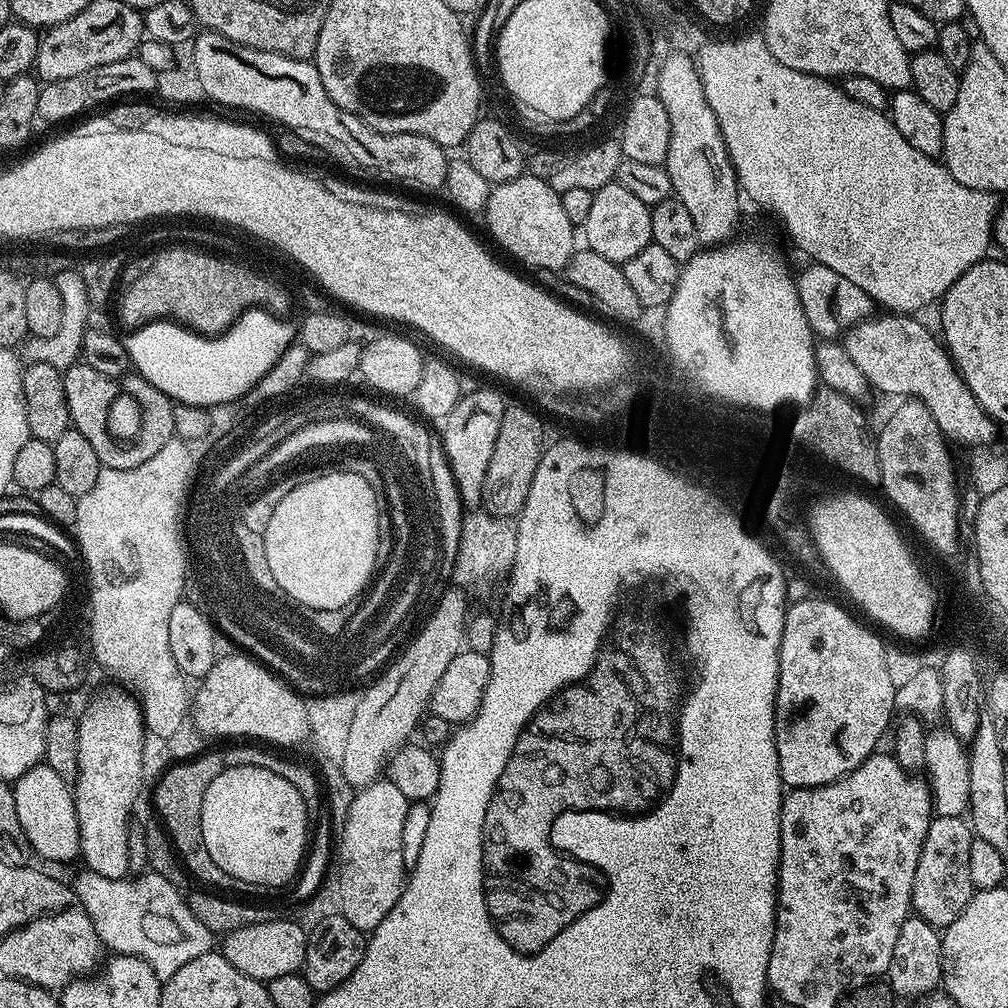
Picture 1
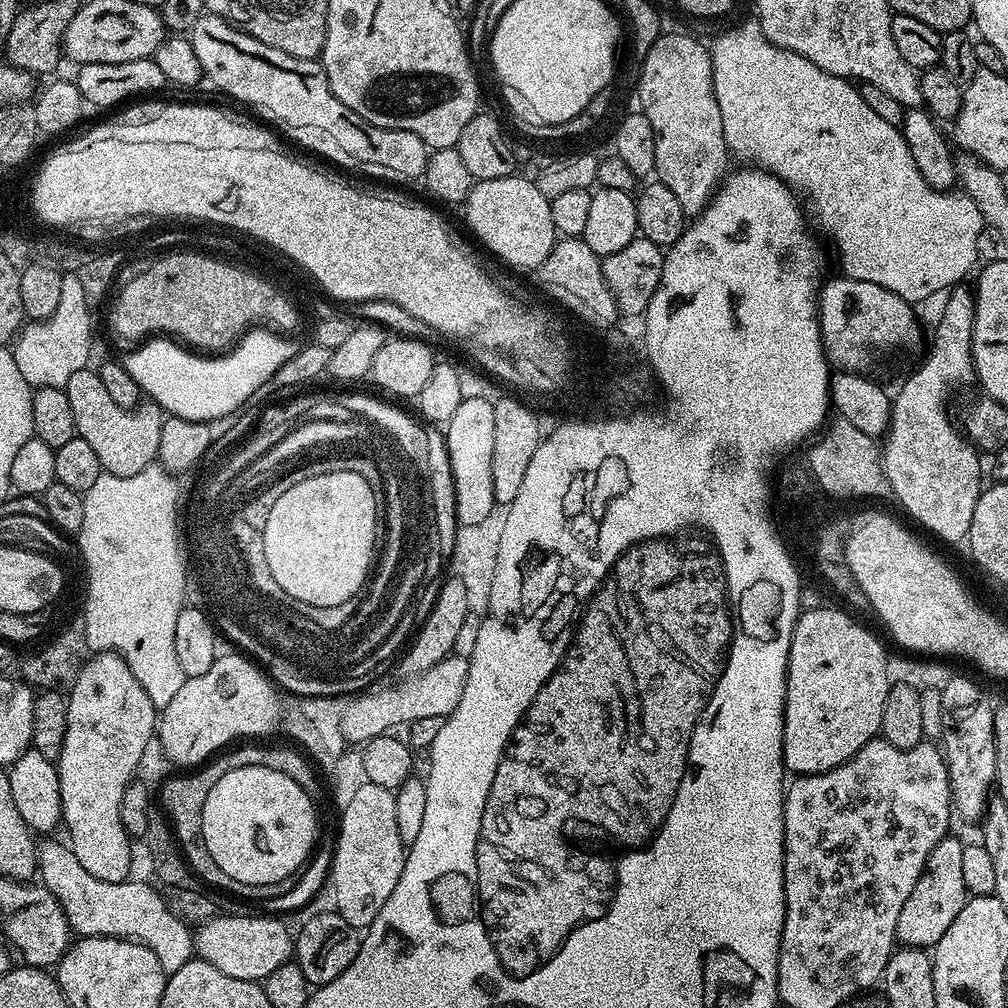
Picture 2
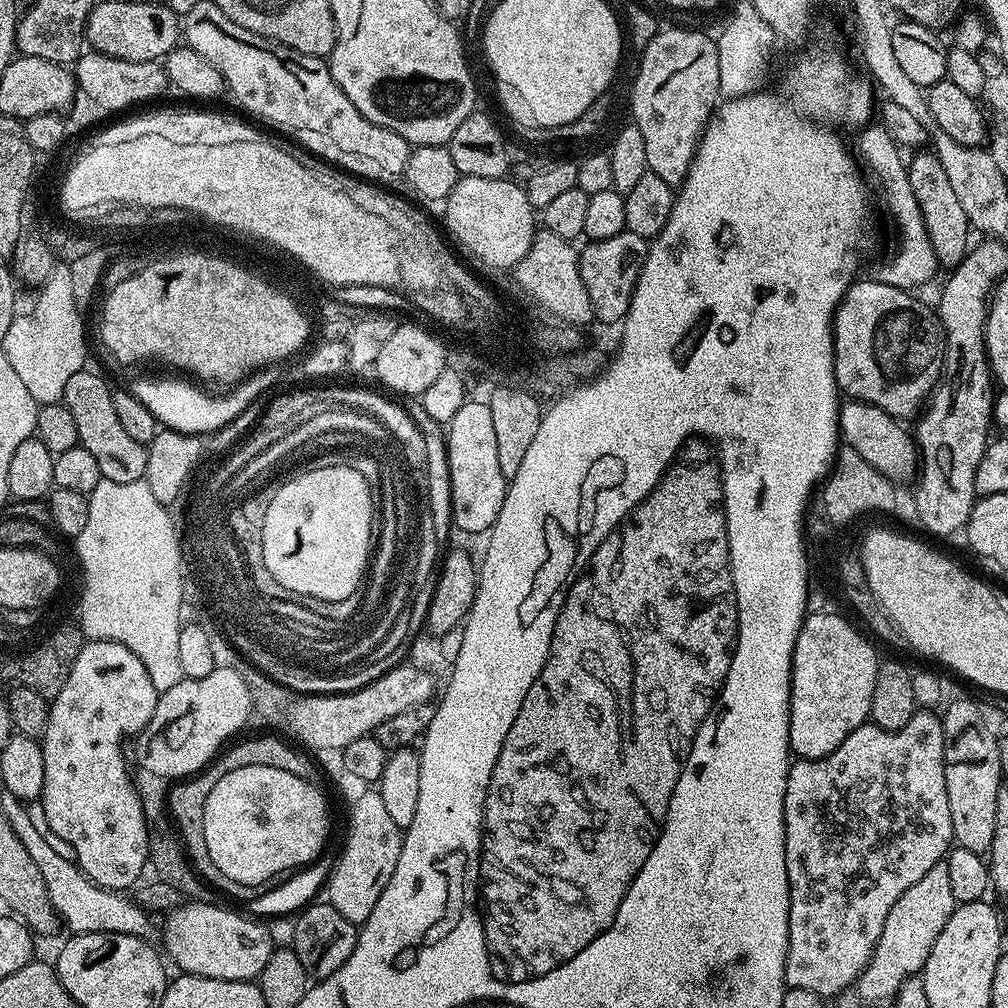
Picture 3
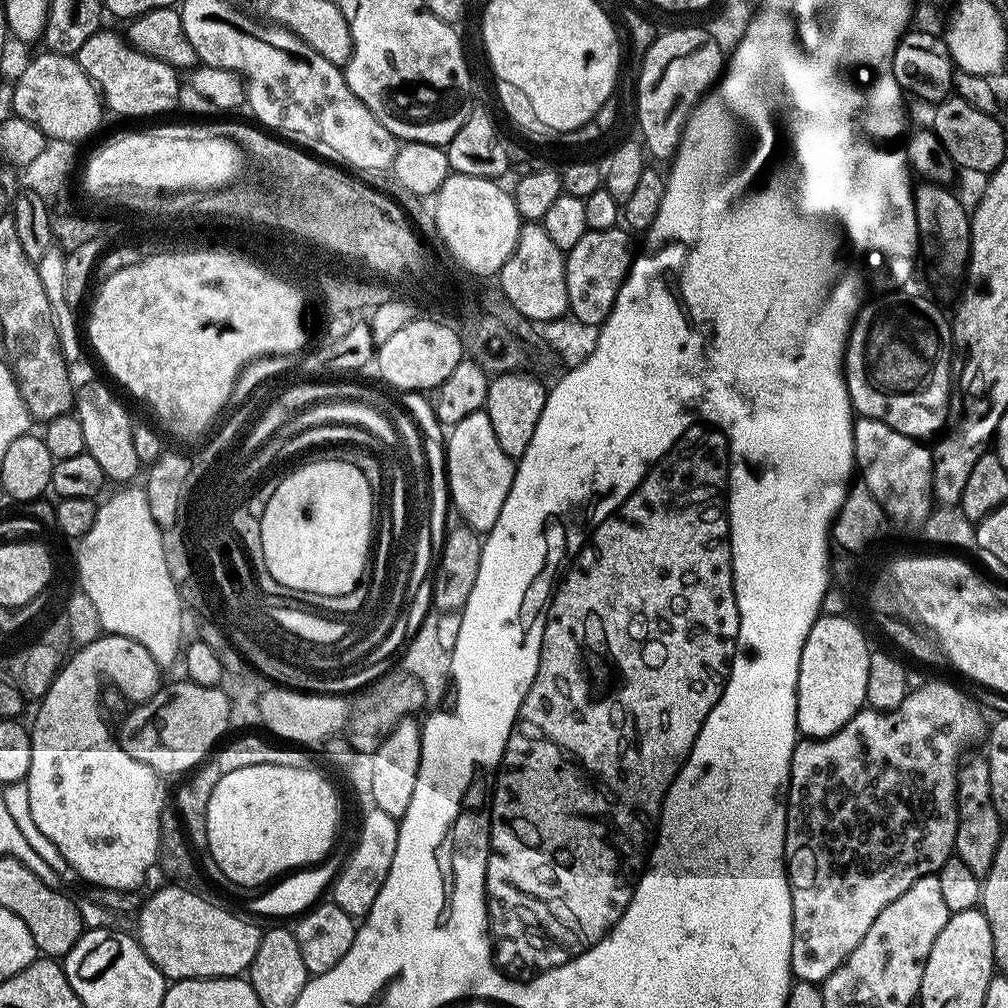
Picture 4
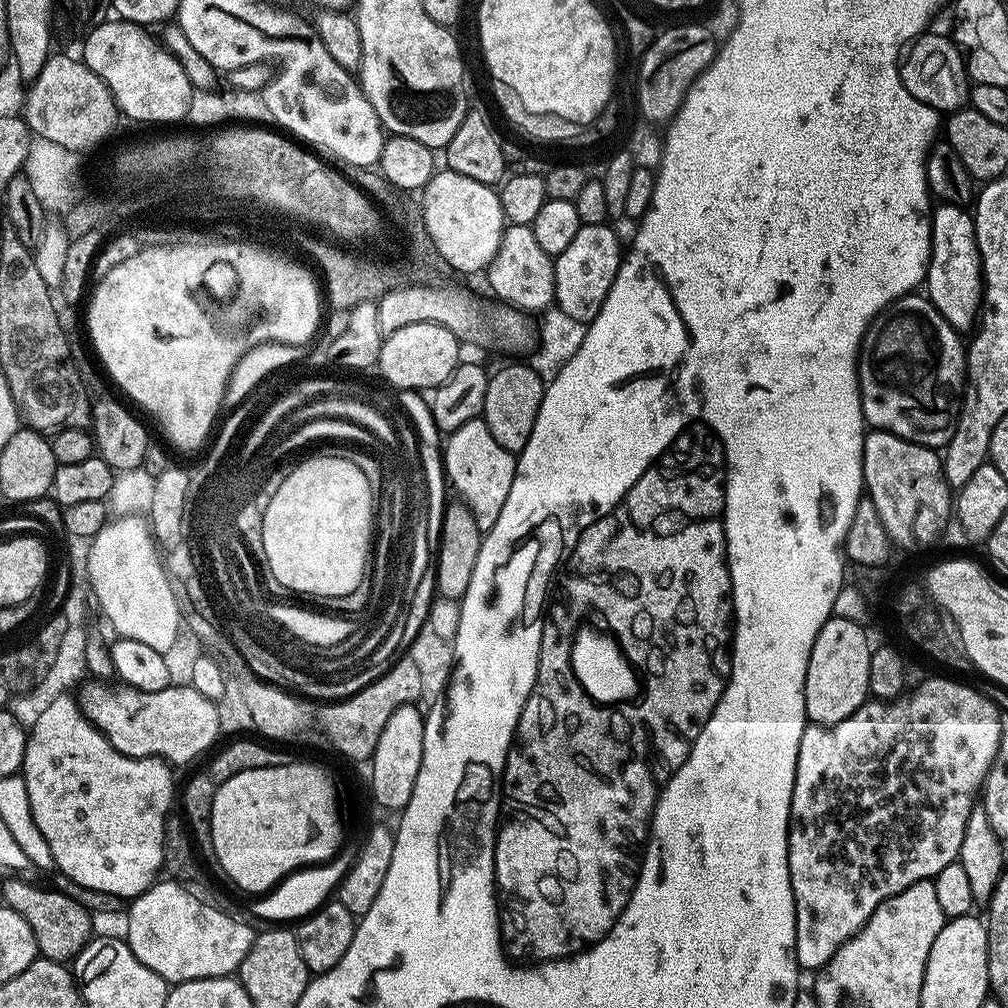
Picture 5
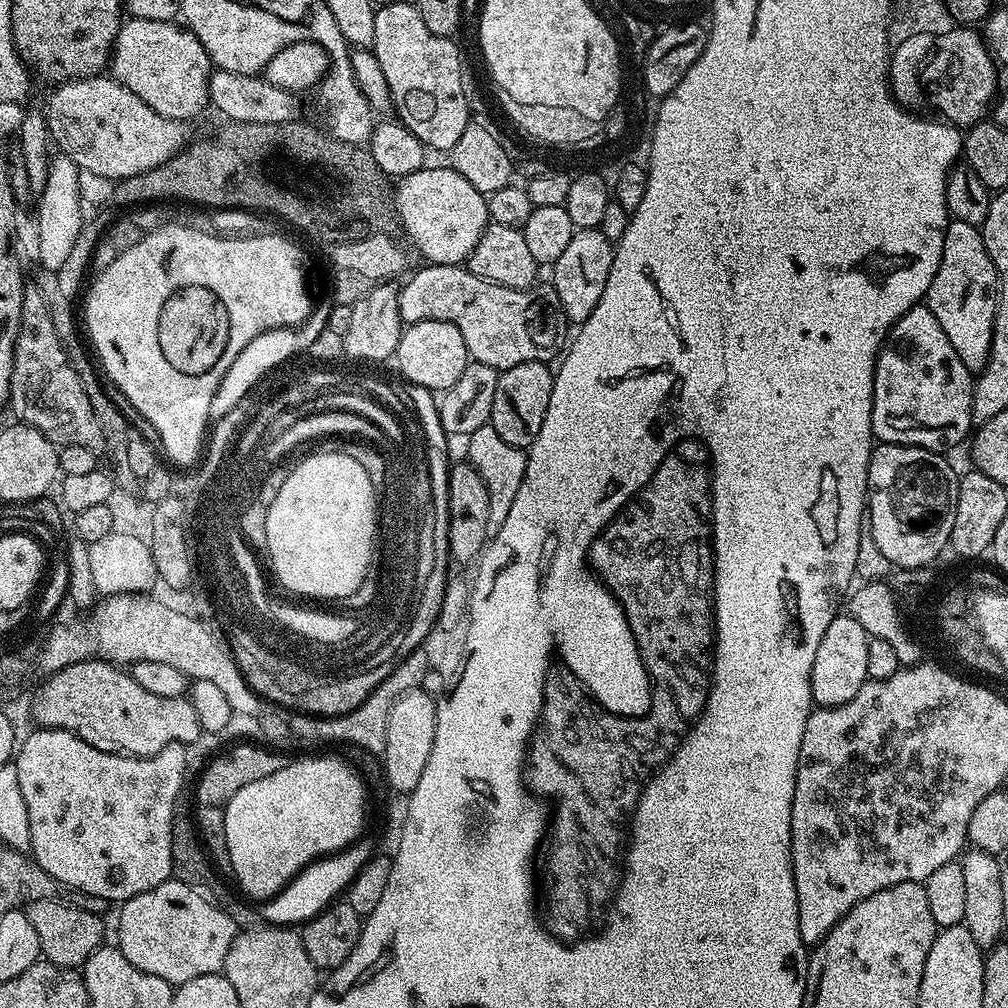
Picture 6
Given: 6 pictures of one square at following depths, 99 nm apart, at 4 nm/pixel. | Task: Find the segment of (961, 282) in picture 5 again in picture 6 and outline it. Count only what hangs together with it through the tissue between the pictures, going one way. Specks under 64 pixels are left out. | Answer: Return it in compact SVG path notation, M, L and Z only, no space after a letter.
M952 220L944 235L942 262L926 297L926 306L938 318L950 346L958 350L958 358L969 372L979 374L988 362L994 334L994 318L998 303L998 281L994 262L984 245L980 228Z

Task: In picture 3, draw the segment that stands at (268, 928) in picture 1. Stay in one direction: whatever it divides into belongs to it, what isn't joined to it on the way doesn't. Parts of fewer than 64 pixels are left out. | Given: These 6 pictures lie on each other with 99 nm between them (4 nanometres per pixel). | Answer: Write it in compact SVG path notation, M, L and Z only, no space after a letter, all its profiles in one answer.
M184 902L175 907L163 917L164 948L168 951L167 959L180 967L181 973L190 976L205 976L215 980L247 980L255 981L260 971L270 962L270 954L274 951L272 936L268 933L267 923L245 914L243 911L231 912L228 908L219 908L219 903L202 904L199 902Z

